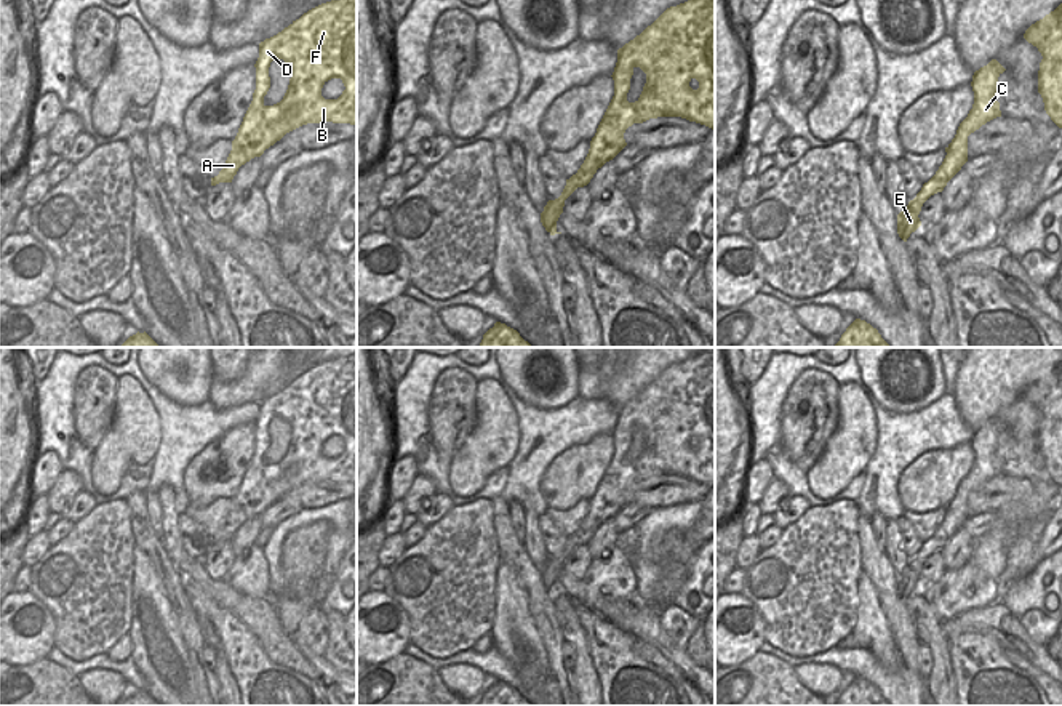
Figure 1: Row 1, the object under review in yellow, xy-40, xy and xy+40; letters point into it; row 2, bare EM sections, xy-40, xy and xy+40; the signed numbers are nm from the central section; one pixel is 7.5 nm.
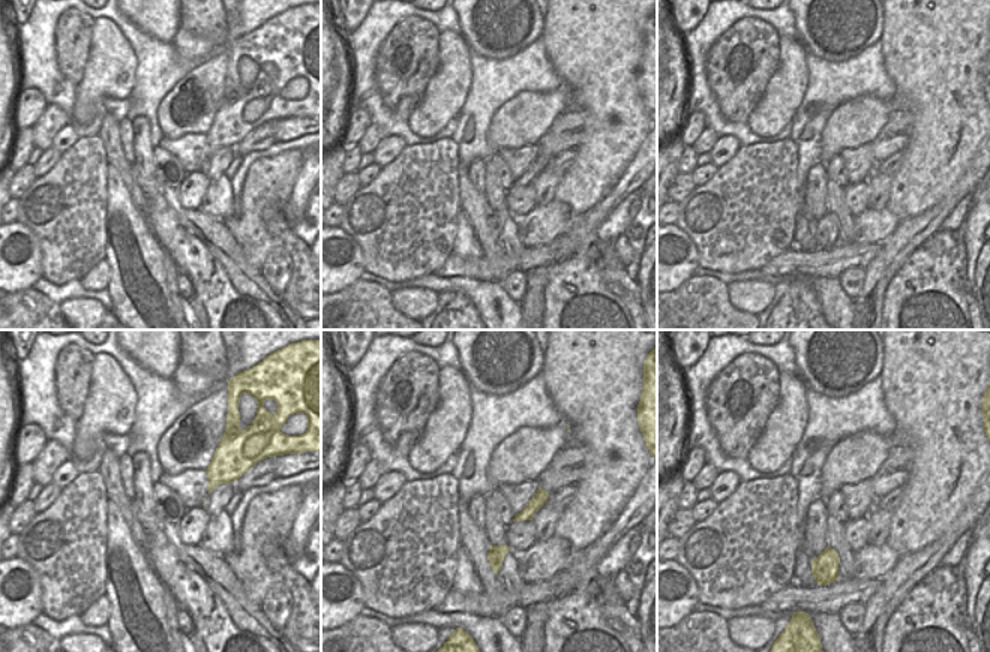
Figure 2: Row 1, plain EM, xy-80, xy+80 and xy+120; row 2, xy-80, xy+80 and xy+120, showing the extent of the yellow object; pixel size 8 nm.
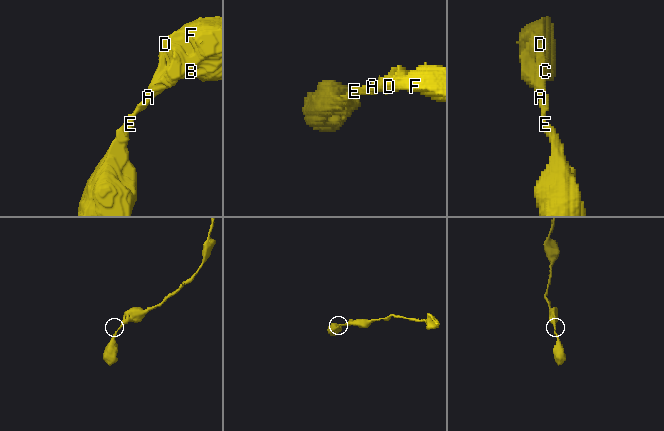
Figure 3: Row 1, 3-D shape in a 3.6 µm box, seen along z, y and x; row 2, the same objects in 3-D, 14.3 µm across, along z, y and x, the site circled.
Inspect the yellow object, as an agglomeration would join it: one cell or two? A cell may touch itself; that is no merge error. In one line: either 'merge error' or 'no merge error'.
no merge error

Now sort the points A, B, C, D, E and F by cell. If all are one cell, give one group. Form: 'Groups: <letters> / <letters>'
Groups: A B C D E F

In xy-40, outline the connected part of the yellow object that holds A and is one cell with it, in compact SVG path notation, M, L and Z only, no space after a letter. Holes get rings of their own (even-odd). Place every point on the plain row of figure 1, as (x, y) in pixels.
M357 355L321 362L261 400L254 426L253 459L211 544L232 541L242 523L302 483L357 483ZM273 418L289 424L291 437L283 458L266 464ZM331 437L341 437L345 445L337 458L321 455L323 443Z

